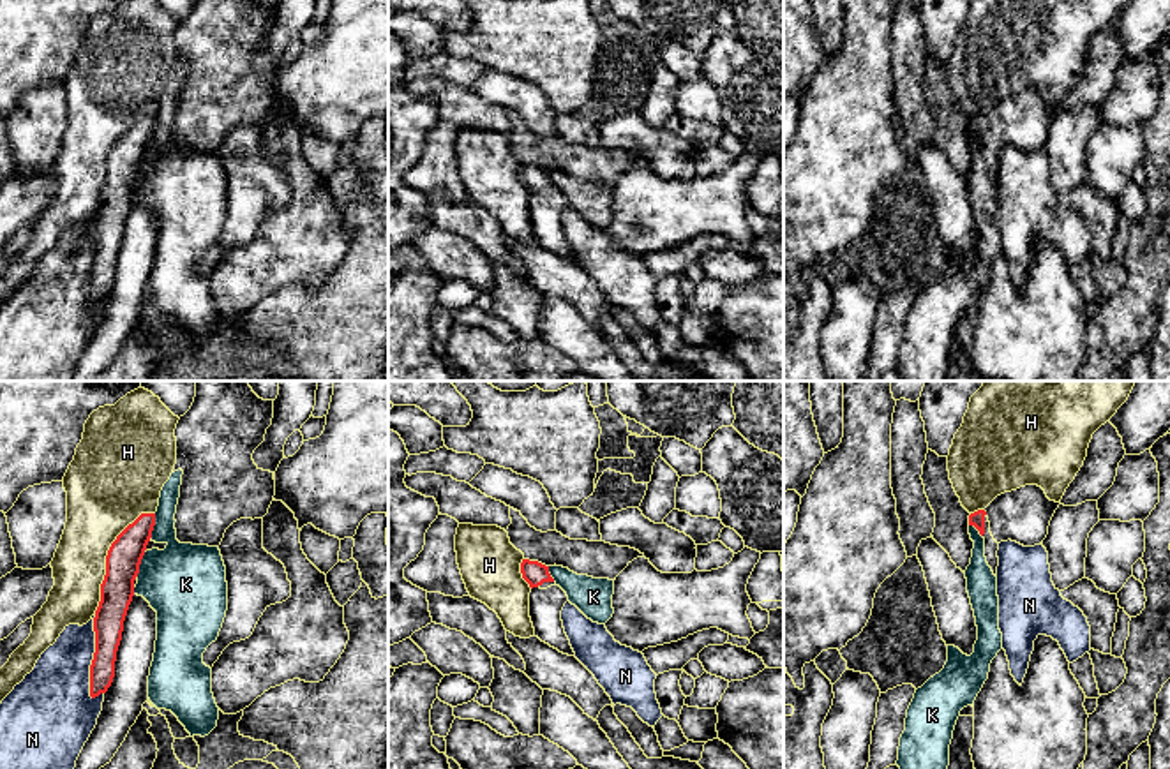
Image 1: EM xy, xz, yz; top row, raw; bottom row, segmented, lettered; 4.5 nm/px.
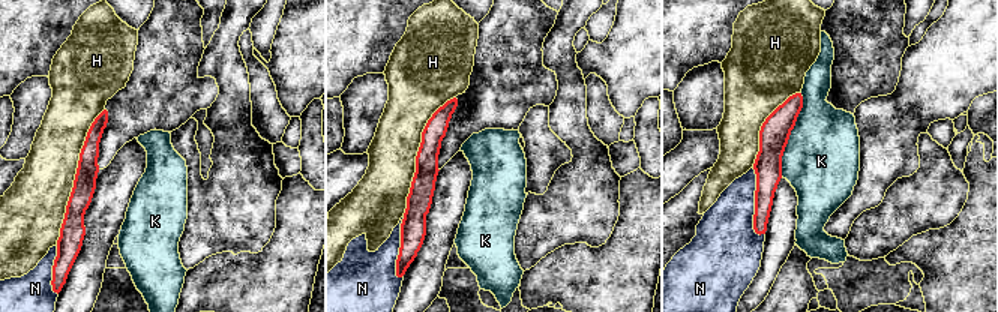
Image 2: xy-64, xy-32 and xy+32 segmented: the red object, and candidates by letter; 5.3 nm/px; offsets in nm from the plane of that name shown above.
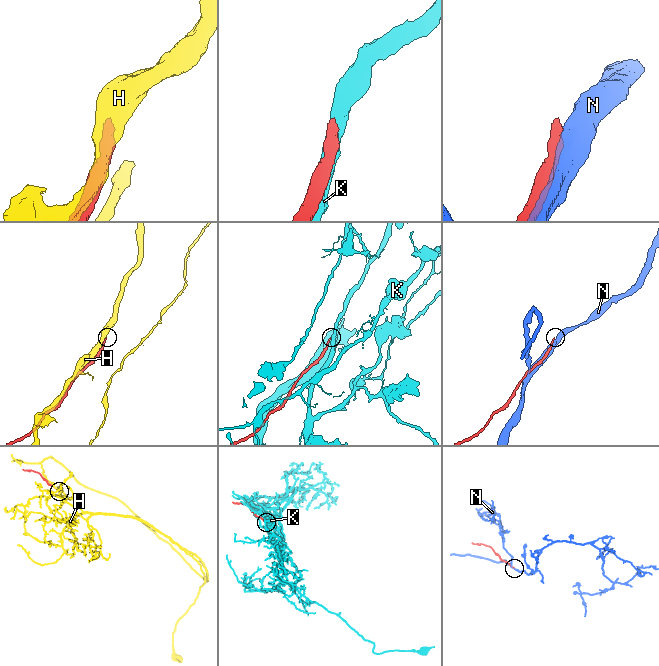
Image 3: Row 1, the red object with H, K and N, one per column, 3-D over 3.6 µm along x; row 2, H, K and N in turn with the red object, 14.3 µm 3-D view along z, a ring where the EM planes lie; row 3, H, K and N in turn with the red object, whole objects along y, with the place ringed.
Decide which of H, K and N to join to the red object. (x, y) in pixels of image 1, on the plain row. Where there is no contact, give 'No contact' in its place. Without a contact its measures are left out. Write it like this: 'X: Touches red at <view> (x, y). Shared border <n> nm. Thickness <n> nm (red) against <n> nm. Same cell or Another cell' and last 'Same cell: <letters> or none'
H: Touches red at xy (106, 161). Shared border 550 nm. Thickness 160 nm (red) against 320 nm. Another cell
K: Touches red at xy (154, 129). Shared border 120 nm. Thickness 160 nm (red) against 260 nm. Another cell
N: Touches red at xy (94, 261). Shared border 400 nm. Thickness 140 nm (red) against 320 nm. Another cell
Same cell: none

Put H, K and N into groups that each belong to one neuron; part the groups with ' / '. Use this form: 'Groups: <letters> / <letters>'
Groups: H / K / N

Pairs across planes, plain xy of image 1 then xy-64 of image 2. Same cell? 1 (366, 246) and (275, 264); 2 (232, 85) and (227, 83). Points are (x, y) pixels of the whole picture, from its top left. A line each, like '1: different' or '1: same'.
1: same
2: different

